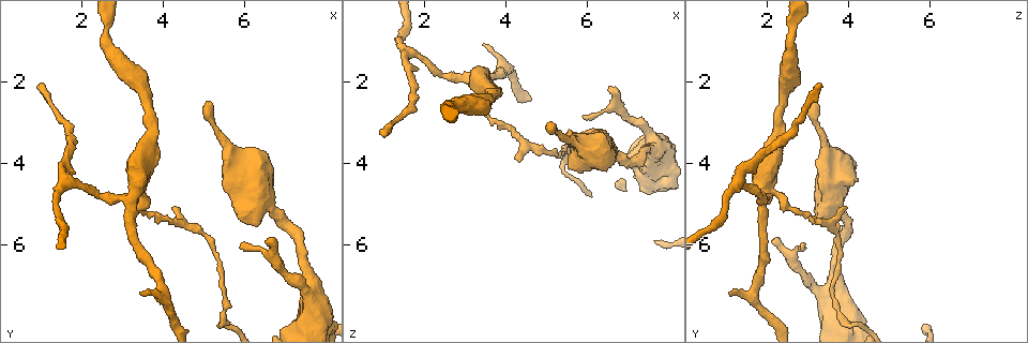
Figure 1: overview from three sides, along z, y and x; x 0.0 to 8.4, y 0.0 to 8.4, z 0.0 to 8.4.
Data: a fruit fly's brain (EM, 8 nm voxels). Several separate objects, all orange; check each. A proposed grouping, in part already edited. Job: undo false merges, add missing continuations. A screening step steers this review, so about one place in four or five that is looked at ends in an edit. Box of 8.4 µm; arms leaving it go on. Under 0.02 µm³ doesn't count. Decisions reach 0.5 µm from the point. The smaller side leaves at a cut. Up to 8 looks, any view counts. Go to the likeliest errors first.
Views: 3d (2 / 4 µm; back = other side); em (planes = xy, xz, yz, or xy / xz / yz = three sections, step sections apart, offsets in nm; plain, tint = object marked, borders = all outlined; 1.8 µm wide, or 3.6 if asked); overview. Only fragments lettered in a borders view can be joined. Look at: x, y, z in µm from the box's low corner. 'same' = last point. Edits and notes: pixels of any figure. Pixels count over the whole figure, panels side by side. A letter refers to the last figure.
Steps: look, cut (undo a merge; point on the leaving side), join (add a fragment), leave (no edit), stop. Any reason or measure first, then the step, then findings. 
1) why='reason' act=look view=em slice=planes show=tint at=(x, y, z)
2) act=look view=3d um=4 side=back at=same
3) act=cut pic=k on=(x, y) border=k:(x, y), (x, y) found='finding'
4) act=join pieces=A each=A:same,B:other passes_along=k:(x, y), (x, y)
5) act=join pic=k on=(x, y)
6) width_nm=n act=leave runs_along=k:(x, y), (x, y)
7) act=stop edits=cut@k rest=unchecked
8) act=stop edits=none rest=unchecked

why='free end' act=look view=em slice=planes show=plain at=(5.20, 2.50, 3.10)

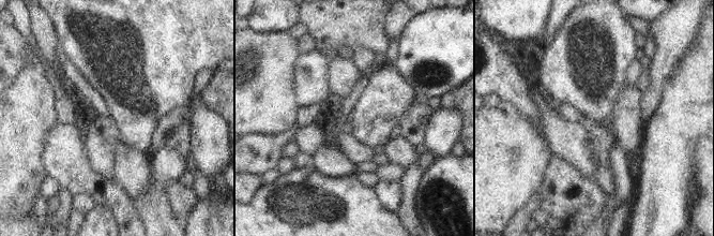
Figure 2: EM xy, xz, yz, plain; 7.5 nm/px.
act=look view=em slice=planes show=borders at=same

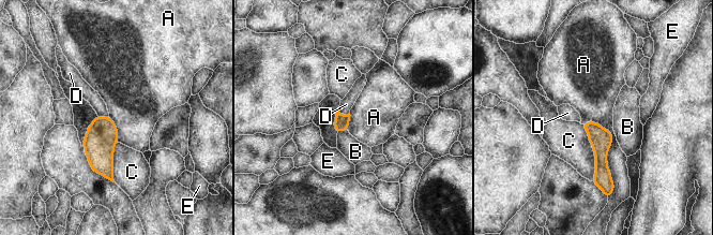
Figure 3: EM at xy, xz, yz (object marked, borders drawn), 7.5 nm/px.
width_nm=110 act=leave each=A:other,B:other,C:other,D:other,E:other border=3:(587, 120), (611, 133), (615, 189) found='no lettered fragment goes on from it'

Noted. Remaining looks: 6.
why='an open end' act=look view=em slice=xz step=4 show=borders at=(3.45, 7.15, 1.10)

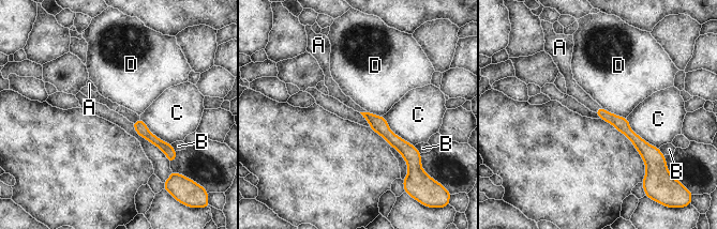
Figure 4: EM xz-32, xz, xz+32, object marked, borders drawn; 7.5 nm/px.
act=join pieces=A each=A:same,B:other,C:other,D:other passes_along=4:(378, 124), (363, 112), (337, 93) found='the neuron continues'

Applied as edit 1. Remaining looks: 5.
why='redraw' act=look view=overview

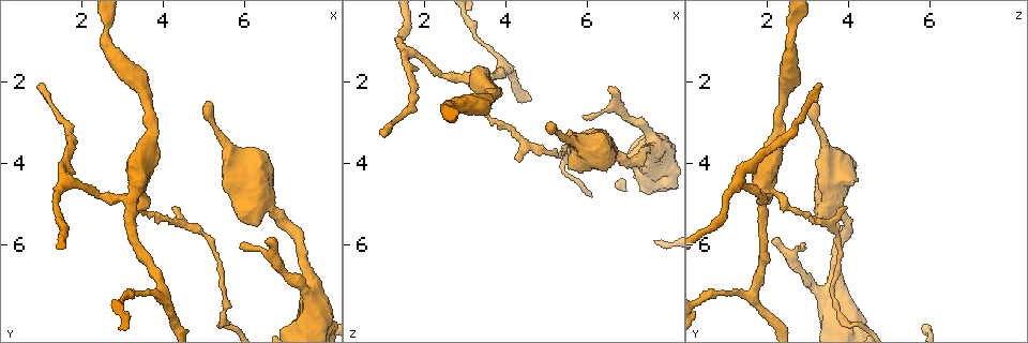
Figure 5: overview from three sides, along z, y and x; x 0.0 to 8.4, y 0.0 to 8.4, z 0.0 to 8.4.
why='sudden change in width' act=look view=3d um=4 at=(3.40, 1.95, 2.55)

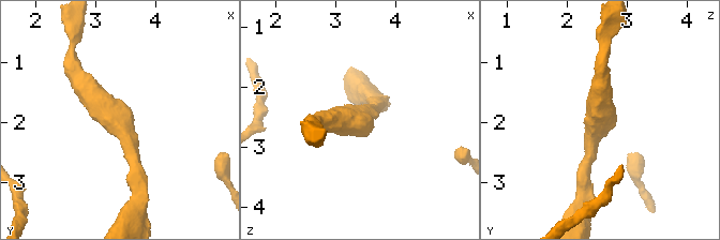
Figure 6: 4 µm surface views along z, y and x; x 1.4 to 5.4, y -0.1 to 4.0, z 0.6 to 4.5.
arm_widths_nm=220,380 act=look view=em slice=planes show=borders at=(3.30, 2.00, 2.55)

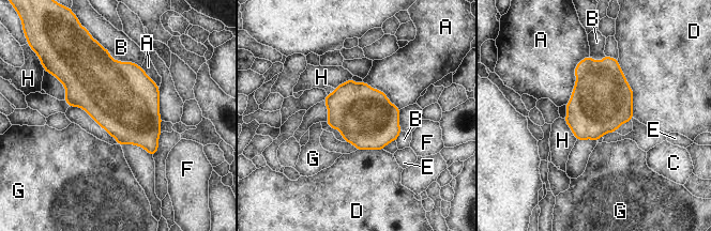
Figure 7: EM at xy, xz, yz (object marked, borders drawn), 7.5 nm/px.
act=leave each=A:other,B:other,C:other,D:other,E:other,F:other,G:other,H:other found='continuous, no second neuron'

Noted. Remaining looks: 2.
act=stop edits=join@4 rest=unchecked

